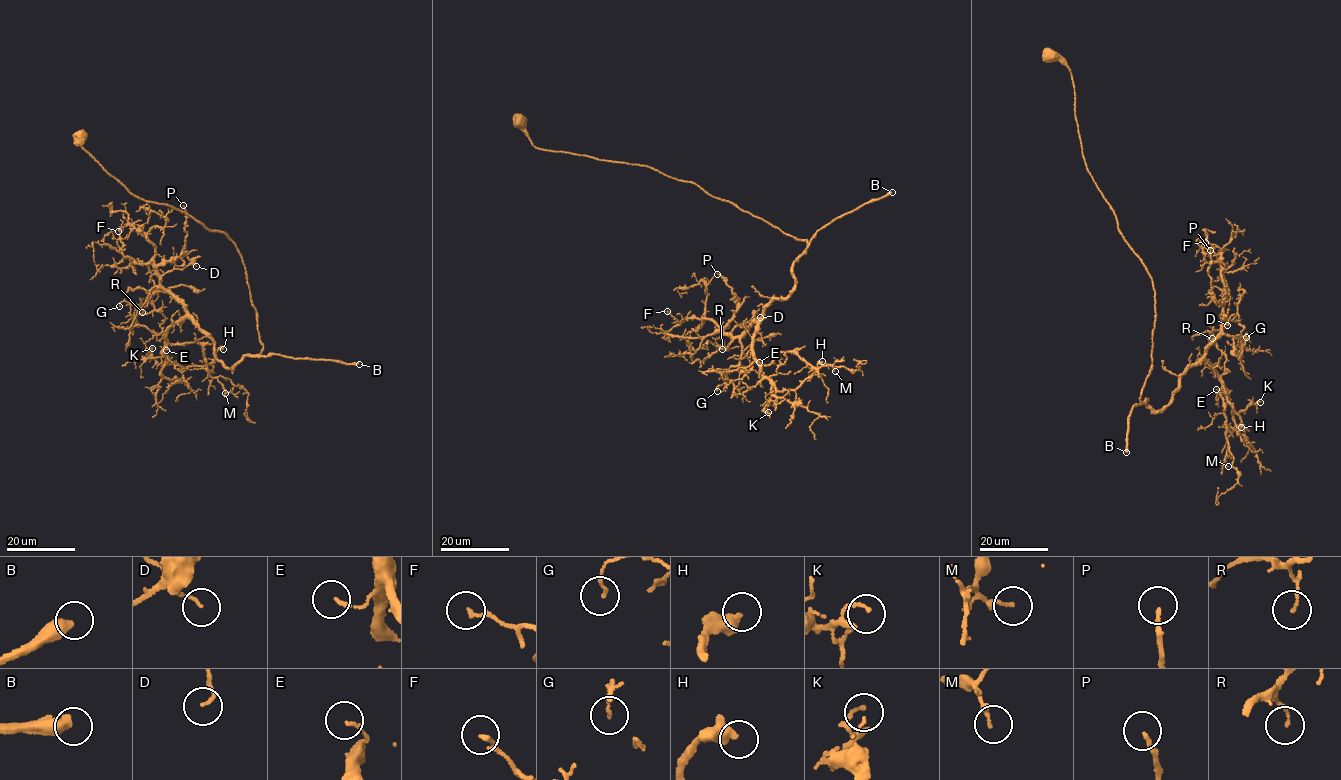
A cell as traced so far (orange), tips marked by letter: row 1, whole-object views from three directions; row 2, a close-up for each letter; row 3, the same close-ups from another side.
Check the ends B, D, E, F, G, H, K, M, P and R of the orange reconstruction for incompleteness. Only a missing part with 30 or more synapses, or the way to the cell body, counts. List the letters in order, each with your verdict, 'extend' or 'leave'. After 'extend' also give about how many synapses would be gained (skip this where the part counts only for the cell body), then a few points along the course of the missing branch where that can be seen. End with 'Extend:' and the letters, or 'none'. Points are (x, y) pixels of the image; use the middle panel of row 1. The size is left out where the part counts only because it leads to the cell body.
B: extend; about 180 synapses
D: leave
E: leave
F: leave
G: leave
H: leave
K: extend; about 160 synapses; missing branch runs (768, 412), (776, 412), (782, 422), (810, 417), (813, 420), (821, 418), (843, 387), (855, 381), (844, 372)
M: leave
P: leave
R: leave
Extend: B, K

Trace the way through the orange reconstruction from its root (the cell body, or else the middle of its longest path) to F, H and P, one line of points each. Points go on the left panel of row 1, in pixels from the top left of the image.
F: (80, 136), (134, 195), (234, 244), (262, 353), (219, 361), (161, 284), (155, 244), (118, 231)
H: (80, 136), (134, 195), (234, 244), (262, 353), (225, 366), (188, 318), (162, 354), (199, 366), (223, 349)
P: (80, 136), (134, 195), (234, 244), (263, 348), (231, 369), (161, 284), (157, 266), (183, 252), (183, 205)

